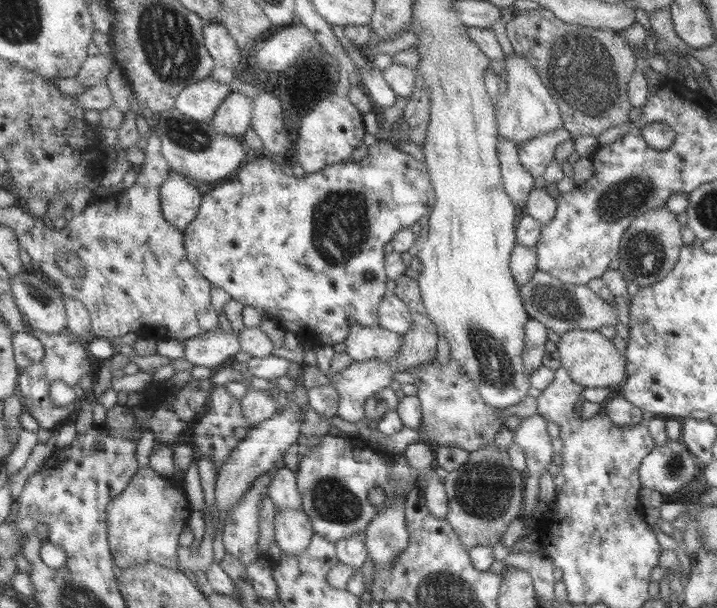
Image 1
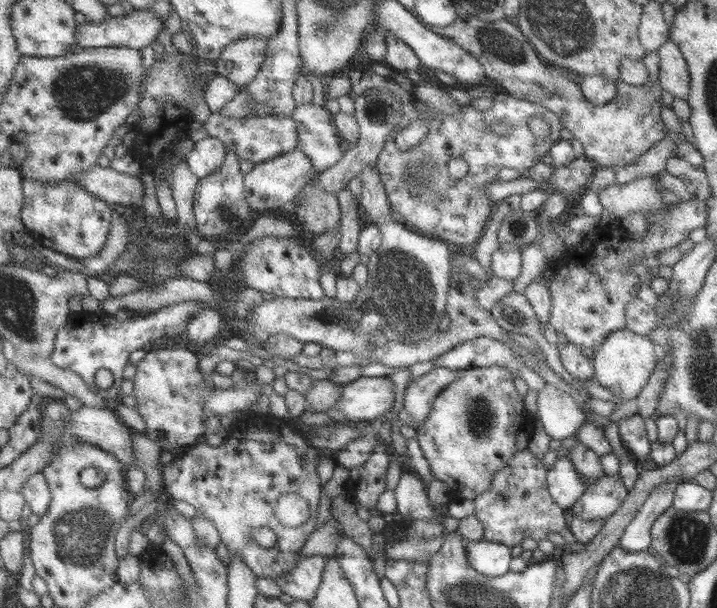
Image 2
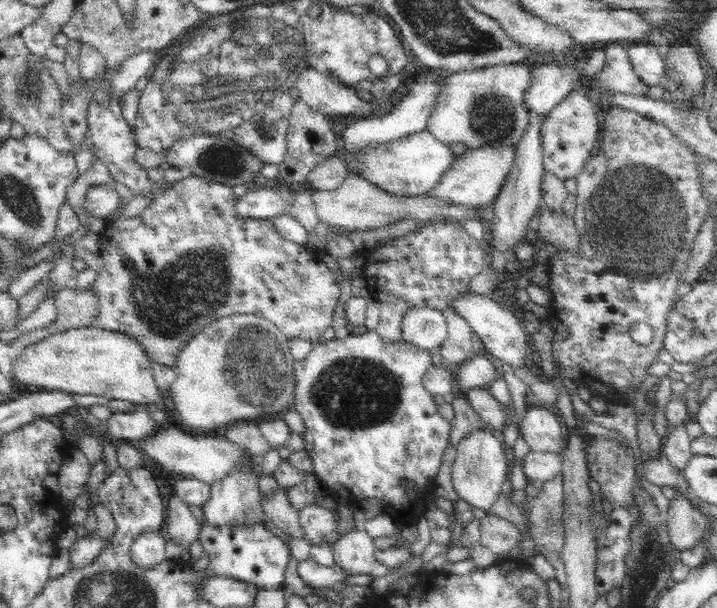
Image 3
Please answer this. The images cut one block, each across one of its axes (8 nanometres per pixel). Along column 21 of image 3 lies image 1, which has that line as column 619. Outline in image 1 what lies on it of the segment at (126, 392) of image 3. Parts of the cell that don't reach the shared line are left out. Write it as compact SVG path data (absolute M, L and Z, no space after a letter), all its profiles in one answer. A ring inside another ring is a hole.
M580 329L569 331L558 342L556 354L560 358L562 368L570 373L579 386L593 390L599 387L617 389L622 382L626 360L600 332Z

